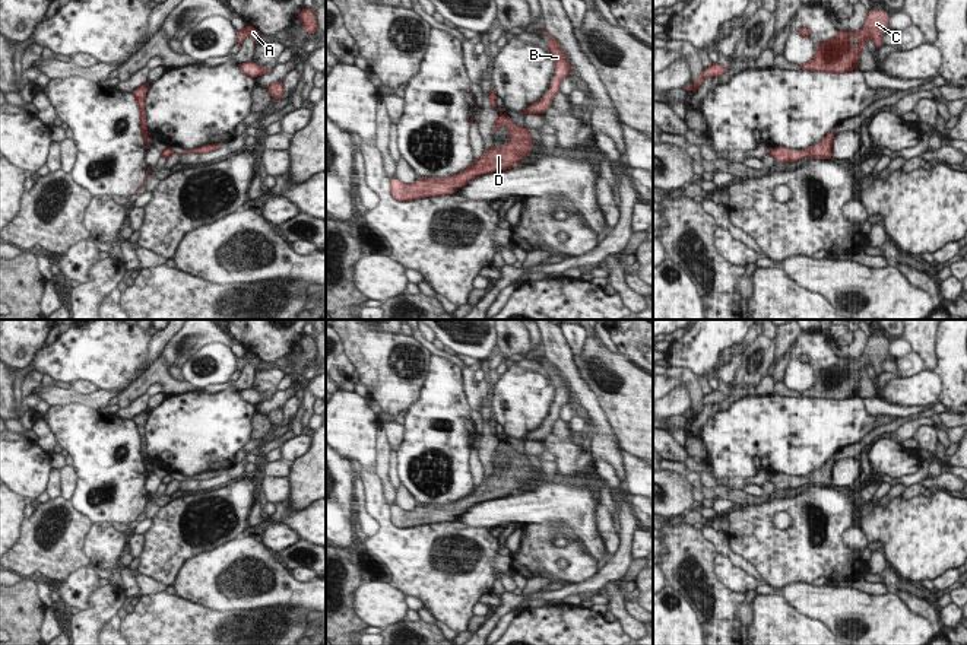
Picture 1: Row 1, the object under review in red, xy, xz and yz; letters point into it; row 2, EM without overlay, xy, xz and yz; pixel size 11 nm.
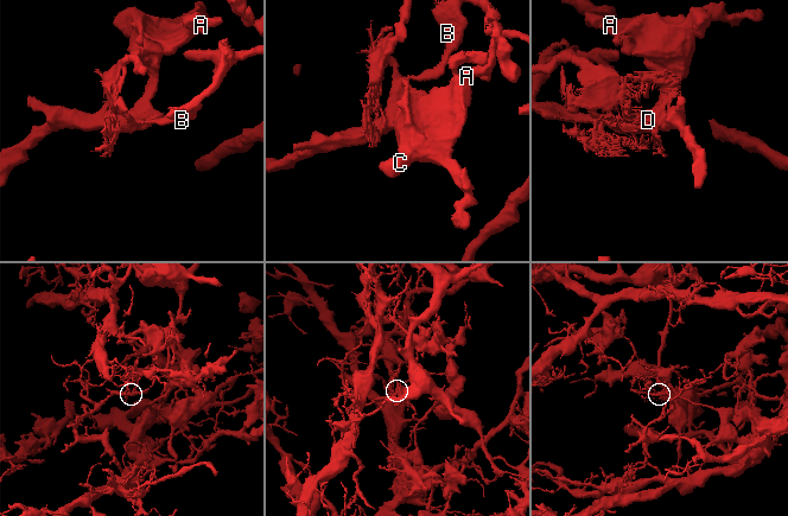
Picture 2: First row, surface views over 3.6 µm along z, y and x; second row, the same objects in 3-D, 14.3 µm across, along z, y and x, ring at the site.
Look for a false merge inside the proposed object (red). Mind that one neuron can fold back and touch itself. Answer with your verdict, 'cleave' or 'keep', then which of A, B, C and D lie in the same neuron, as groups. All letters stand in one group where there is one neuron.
cleave; groups A C D / B

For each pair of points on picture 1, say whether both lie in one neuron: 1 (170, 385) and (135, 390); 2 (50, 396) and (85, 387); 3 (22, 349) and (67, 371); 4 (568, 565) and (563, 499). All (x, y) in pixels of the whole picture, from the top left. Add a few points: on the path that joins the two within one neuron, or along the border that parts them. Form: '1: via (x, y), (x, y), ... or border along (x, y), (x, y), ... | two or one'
1: via (161, 378), (146, 378), (143, 381) | one
2: border along (72, 388), (78, 393), (89, 394), (97, 390) | two
3: border along (40, 348), (29, 367) | two
4: border along (532, 523), (564, 523), (585, 545) | two

